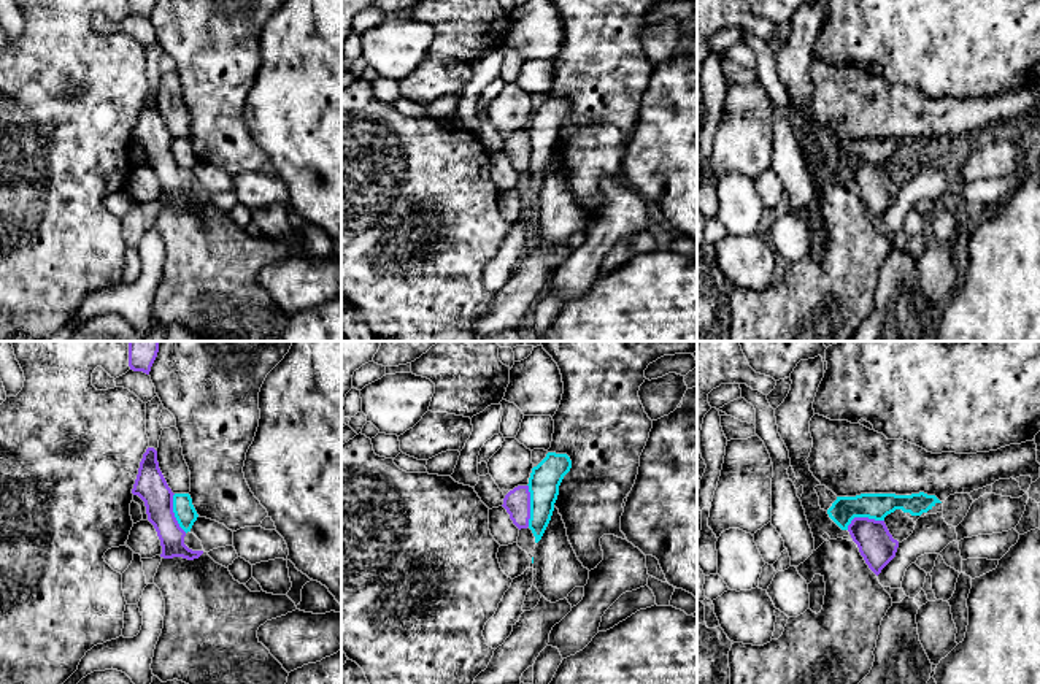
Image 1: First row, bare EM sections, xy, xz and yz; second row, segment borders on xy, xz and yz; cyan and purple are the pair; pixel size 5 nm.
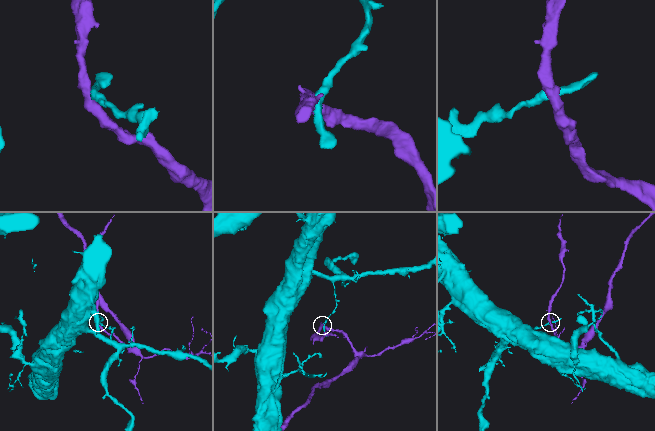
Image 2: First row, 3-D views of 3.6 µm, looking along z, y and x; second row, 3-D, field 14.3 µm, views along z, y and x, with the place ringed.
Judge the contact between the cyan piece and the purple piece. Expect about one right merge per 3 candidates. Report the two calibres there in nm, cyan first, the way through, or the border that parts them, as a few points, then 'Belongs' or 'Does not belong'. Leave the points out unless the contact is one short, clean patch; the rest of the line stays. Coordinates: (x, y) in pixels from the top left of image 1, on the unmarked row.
Thickness 160 nm (cyan) against 140 nm. Boundary: xz (527, 129), (529, 170). Does not belong

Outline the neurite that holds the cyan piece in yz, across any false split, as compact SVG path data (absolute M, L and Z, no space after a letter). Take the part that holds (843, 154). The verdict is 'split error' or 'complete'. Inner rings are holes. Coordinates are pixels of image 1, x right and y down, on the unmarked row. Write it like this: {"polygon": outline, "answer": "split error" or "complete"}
{"polygon": "M924 136L911 140L861 138L856 141L837 141L827 154L827 159L842 175L848 175L854 162L884 165L884 162L896 154L902 154L911 160L921 160L937 148L942 146L935 140L927 140Z", "answer": "complete"}

